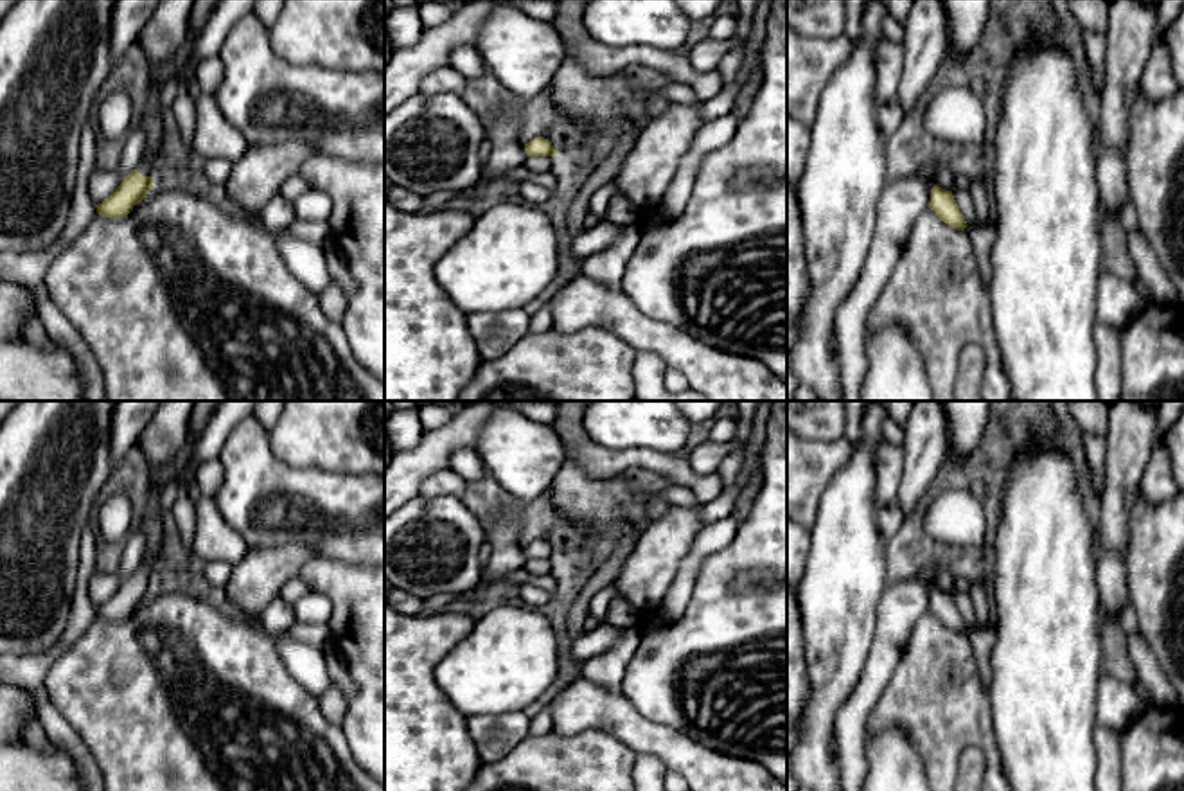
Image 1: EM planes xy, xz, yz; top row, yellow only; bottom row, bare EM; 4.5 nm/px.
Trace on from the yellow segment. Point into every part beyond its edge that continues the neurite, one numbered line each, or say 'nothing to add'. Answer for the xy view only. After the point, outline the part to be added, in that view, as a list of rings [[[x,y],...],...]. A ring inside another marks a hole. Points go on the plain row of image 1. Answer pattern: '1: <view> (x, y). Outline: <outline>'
1: xy (150, 567). Outline: [[[149,555],[144,563],[140,563],[137,573],[142,579],[156,579],[158,568],[163,564],[163,559],[158,559],[156,555]]]

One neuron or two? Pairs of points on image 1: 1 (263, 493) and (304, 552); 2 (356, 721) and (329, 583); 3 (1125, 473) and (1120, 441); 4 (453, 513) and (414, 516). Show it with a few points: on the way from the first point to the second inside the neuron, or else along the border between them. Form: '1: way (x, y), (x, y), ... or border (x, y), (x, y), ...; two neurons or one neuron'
1: border (256, 549), (306, 543), (317, 556); two neurons
2: way (365, 687), (363, 615); one neuron
3: way (1125, 466), (1125, 448); one neuron
4: way (444, 516), (423, 516); one neuron

